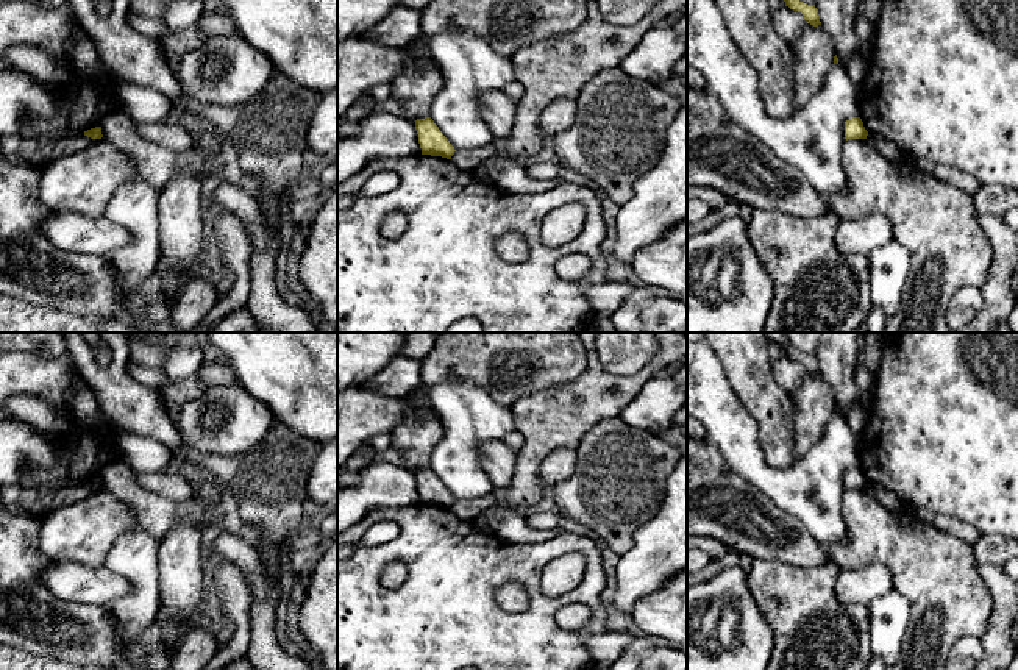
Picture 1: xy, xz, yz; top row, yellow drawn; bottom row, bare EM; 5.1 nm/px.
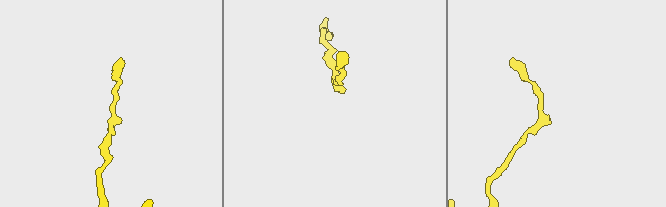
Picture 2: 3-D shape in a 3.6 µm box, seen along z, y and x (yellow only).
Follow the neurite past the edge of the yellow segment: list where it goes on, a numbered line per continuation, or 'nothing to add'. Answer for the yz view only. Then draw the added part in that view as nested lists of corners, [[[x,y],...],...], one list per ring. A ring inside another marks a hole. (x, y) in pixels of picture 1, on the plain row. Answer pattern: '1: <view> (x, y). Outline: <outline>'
nothing to add

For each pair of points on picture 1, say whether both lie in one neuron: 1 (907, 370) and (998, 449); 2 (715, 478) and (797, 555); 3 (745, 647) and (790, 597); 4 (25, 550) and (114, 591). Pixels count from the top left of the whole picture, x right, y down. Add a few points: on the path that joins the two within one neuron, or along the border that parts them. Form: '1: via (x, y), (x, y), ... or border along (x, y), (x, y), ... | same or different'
1: via (929, 383), (976, 427) | same
2: via (736, 498), (776, 536) | same
3: border along (748, 591), (772, 630), (773, 653) | different
4: border along (52, 561), (41, 572), (41, 581), (61, 598) | different

